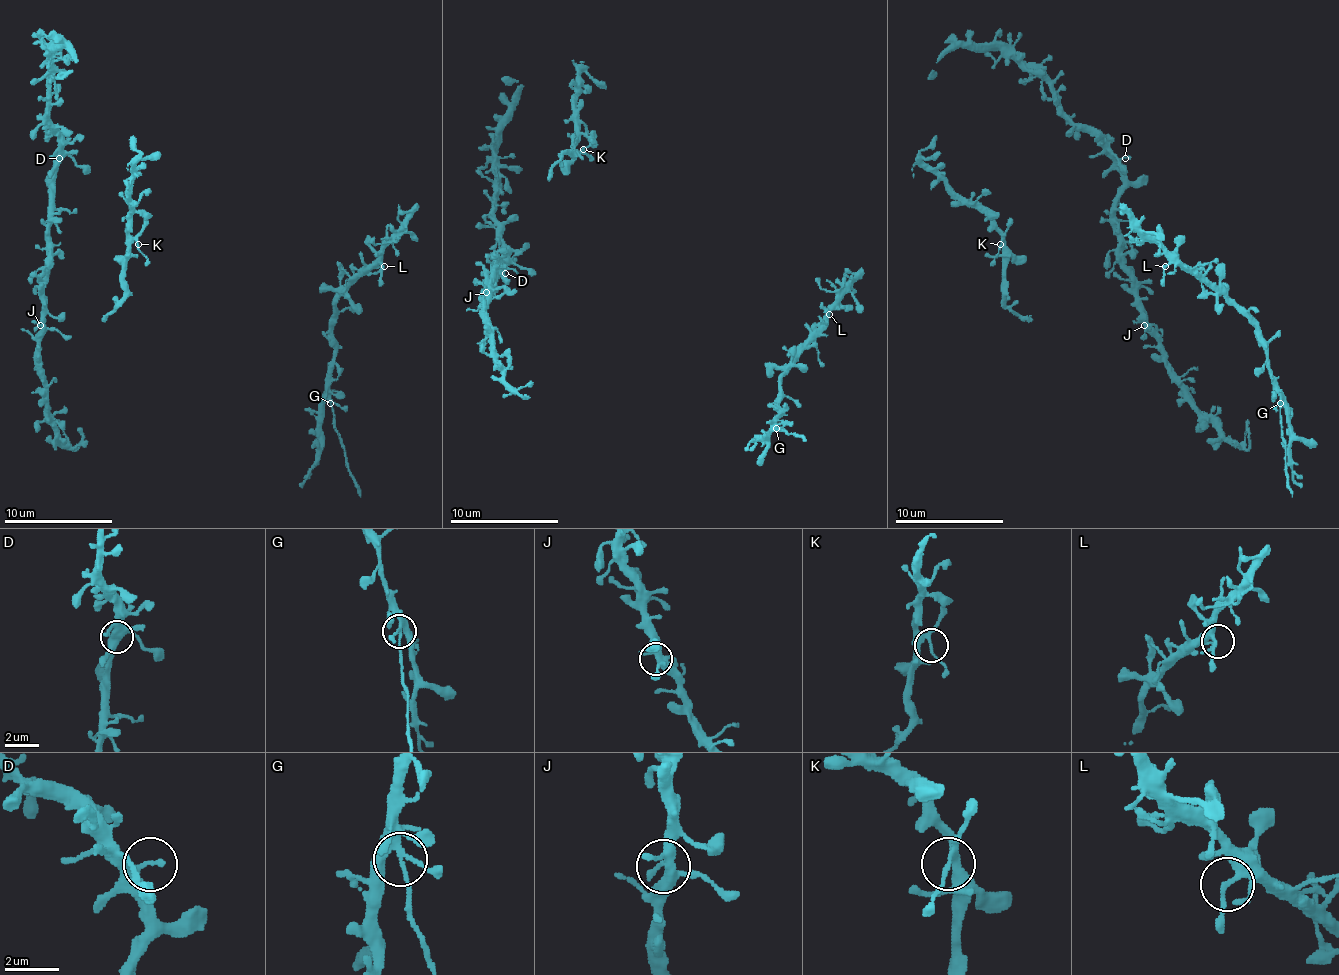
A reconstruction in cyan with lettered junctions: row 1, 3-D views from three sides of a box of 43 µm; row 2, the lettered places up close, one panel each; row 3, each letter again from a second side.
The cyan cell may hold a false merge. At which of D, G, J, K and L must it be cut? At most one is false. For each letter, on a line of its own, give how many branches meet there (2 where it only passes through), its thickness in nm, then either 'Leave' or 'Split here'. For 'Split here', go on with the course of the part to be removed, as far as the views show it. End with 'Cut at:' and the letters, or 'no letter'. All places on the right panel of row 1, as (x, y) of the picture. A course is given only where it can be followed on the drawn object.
D: Branches: 2. Thickness 280 nm. Leave
G: Branches: 6. Thickness 200 nm. Split here. Course of the part to remove: (1279, 404), (1284, 466), (1293, 496)
J: Branches: 5. Thickness 360 nm. Leave
K: Branches: 3. Thickness 190 nm. Leave
L: Branches: 2. Thickness 240 nm. Leave
Cut at: G

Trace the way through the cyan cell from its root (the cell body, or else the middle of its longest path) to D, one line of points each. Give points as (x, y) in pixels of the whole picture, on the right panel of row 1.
D: (1149, 323), (1114, 214), (1125, 158)

